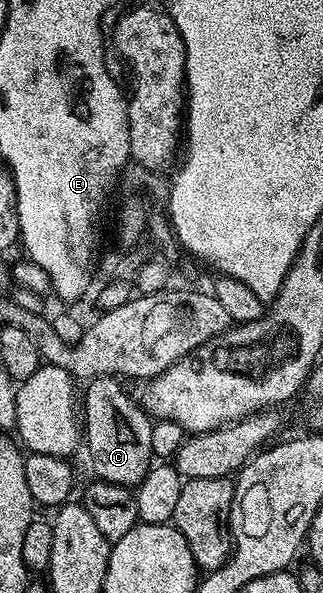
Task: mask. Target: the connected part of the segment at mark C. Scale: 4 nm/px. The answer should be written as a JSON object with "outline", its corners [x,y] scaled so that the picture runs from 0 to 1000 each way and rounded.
{"outline":[[[365,636],[285,637],[266,646],[269,659],[251,664],[251,718],[263,755],[282,766],[288,801],[303,811],[365,816],[381,821],[421,821],[455,801],[474,782],[471,717],[474,707],[427,676],[393,666],[384,646]]]}

